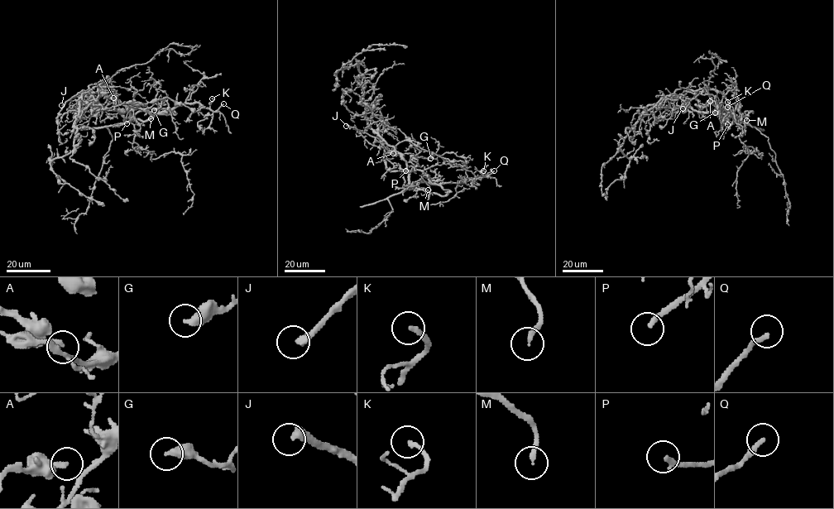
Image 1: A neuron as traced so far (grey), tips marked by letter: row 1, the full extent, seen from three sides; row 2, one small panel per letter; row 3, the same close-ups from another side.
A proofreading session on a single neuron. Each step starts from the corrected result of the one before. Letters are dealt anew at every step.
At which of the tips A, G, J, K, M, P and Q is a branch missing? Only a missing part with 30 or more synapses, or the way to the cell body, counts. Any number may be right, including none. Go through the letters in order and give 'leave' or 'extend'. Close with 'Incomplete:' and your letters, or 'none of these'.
A: leave
G: leave
J: extend
K: leave
M: extend
P: extend
Q: leave
Incomplete: J, M, P

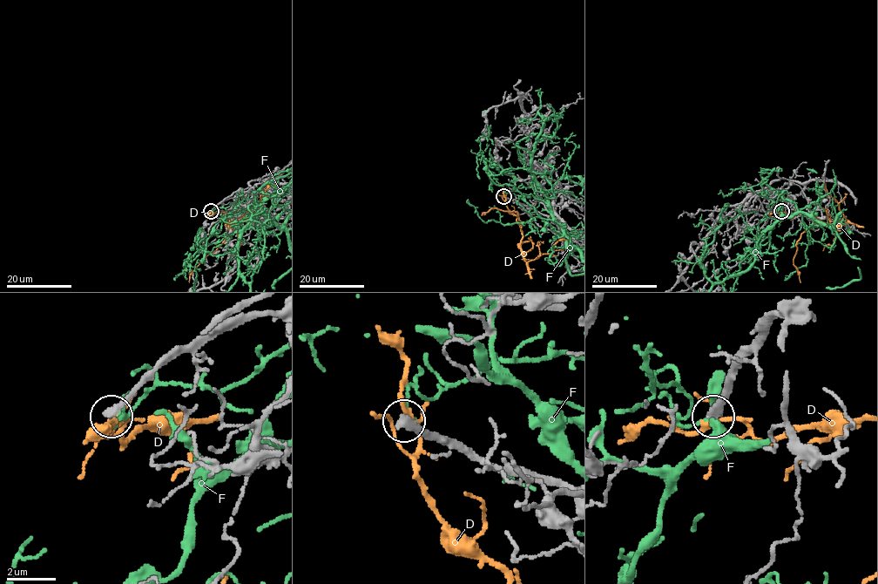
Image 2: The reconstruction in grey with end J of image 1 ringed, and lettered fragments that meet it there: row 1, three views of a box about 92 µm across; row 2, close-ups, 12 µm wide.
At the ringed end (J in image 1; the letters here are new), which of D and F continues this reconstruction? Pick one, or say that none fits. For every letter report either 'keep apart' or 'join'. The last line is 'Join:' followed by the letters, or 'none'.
D: keep apart
F: keep apart
Join: none

